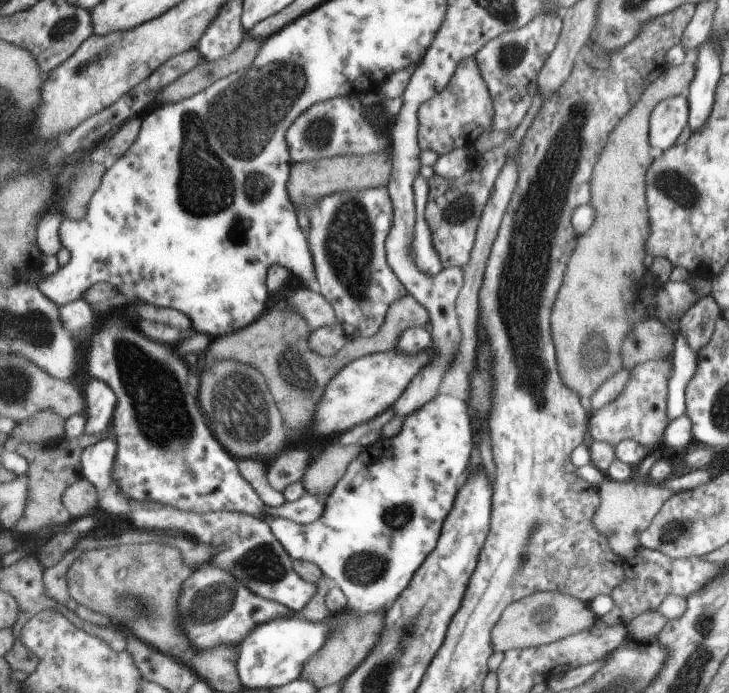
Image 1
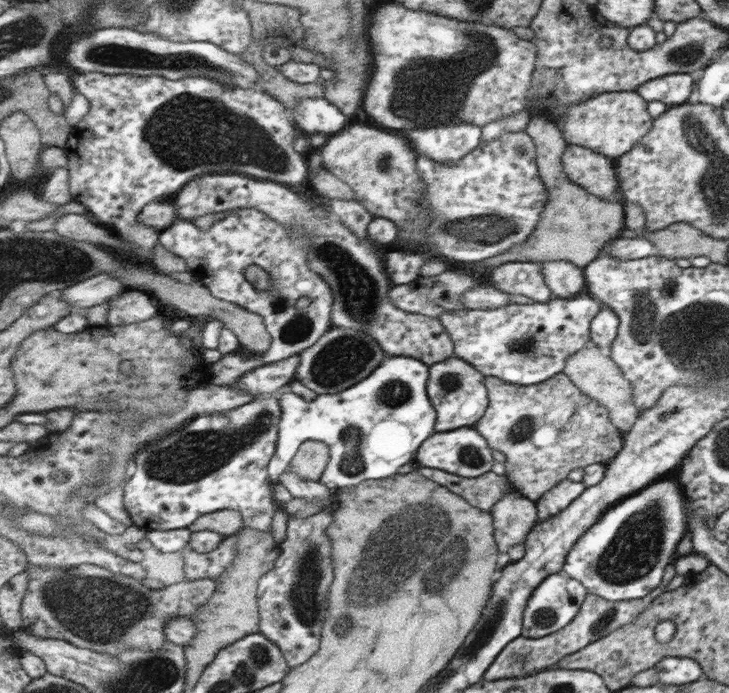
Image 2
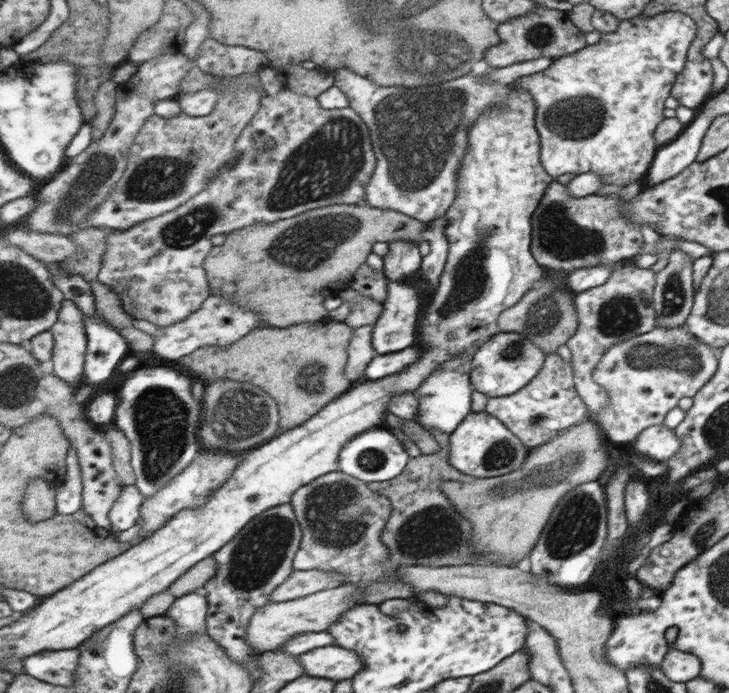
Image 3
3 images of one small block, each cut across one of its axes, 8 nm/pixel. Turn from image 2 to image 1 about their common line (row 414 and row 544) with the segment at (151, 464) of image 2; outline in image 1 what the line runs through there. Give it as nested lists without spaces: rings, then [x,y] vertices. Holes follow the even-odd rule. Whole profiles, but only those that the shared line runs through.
[[[104,439],[99,443],[90,443],[83,454],[84,474],[101,493],[102,512],[110,516],[124,516],[140,530],[160,530],[160,532],[184,532],[200,544],[208,545],[217,551],[210,562],[213,567],[234,575],[244,586],[258,596],[279,602],[288,608],[288,612],[300,613],[308,601],[317,594],[317,586],[306,582],[294,568],[294,562],[288,551],[273,535],[269,524],[253,515],[236,511],[185,511],[165,504],[133,499],[121,493],[114,480],[116,466],[117,441]]]

